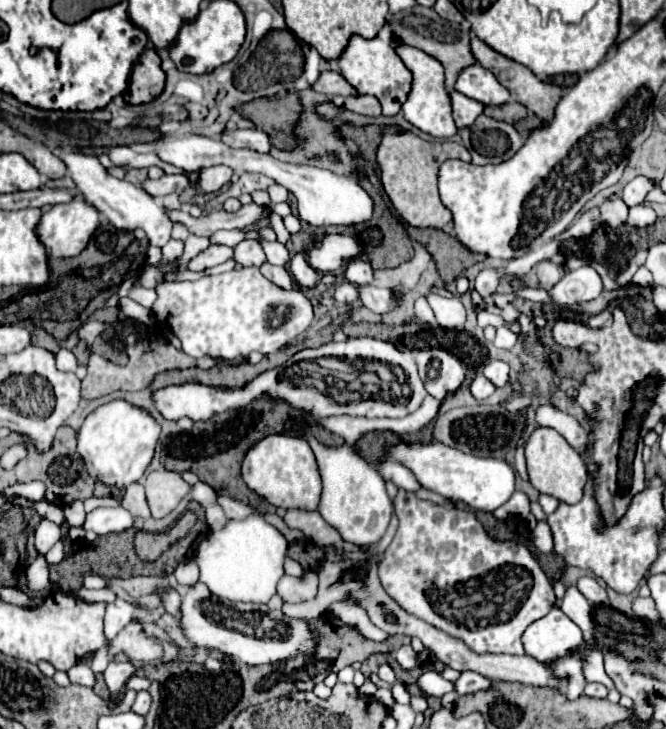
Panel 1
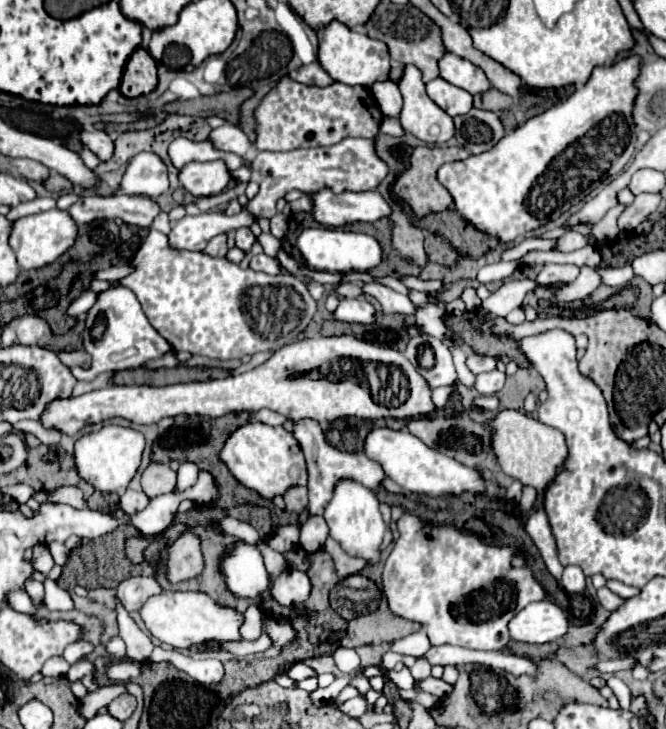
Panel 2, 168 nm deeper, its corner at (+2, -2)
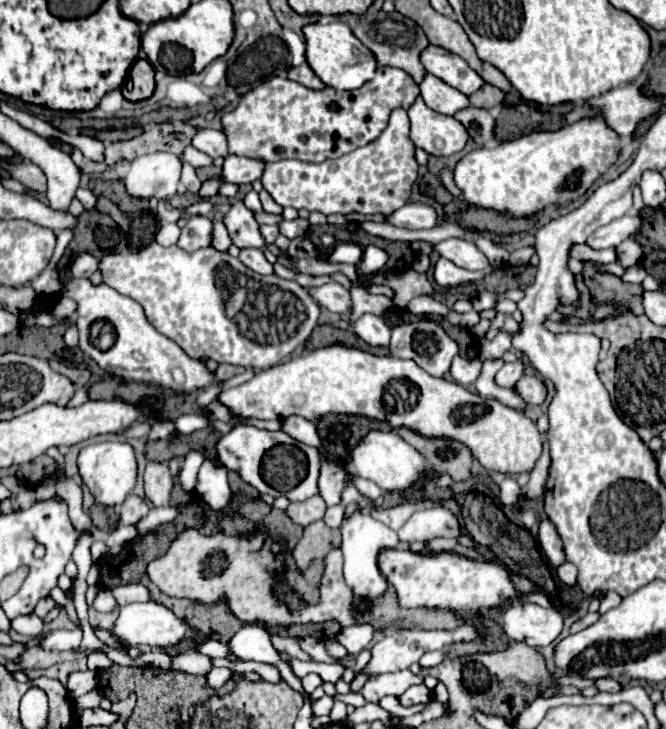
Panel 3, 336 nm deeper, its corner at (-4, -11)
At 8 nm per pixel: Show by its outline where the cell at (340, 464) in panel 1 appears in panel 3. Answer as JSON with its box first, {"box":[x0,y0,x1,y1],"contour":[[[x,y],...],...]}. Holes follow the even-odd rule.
{"box":[340,514,400,600],"contour":[[[354,514],[342,522],[340,550],[344,554],[344,582],[350,586],[356,600],[376,600],[386,592],[388,582],[378,568],[378,554],[384,548],[396,548],[398,542],[400,540],[396,532],[386,524],[374,520],[370,514]]]}

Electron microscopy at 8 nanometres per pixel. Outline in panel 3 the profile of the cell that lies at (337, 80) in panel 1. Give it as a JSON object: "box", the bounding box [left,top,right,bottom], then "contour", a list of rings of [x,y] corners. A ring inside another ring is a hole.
{"box":[288,64,324,90],"contour":[[[300,64],[300,66],[290,68],[290,70],[288,70],[288,78],[294,80],[294,82],[300,82],[300,84],[304,84],[306,88],[312,88],[312,90],[324,88],[324,82],[312,72],[312,68],[308,68],[308,64]]]}

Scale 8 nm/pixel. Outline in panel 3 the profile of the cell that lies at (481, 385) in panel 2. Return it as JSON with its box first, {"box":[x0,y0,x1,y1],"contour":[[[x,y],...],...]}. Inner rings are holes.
{"box":[496,358,524,388],"contour":[[[520,358],[516,362],[506,362],[502,370],[496,374],[496,384],[504,388],[514,388],[516,380],[520,380],[522,374],[524,374],[524,362]]]}

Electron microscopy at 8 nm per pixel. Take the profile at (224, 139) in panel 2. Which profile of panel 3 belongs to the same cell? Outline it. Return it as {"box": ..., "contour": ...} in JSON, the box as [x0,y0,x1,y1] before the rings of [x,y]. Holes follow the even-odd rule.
{"box":[192,128,228,158],"contour":[[[202,128],[198,130],[194,136],[192,136],[192,146],[212,158],[218,158],[218,156],[228,156],[228,150],[226,150],[226,140],[224,140],[224,134],[220,130],[210,130],[210,128]]]}

